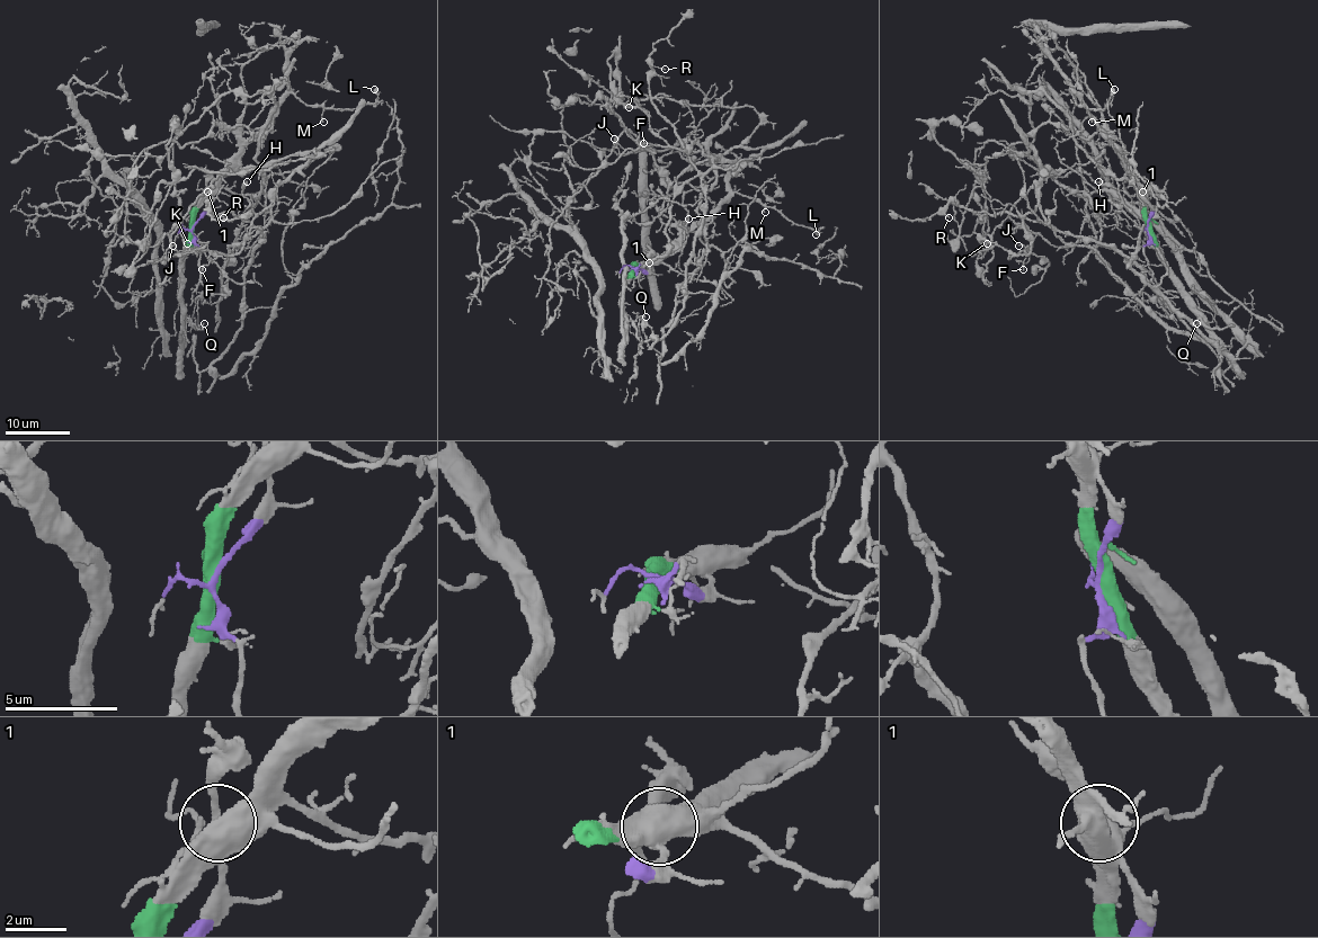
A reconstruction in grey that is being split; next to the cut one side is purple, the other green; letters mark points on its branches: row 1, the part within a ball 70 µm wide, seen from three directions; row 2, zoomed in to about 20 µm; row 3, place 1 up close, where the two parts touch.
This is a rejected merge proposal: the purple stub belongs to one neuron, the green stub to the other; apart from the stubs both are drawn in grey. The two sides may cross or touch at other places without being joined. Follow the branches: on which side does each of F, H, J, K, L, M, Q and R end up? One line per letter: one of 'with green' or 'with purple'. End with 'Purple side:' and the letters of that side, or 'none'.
F: with purple
H: with green
J: with purple
K: with purple
L: with green
M: with green
Q: with green
R: with purple
Purple side: F, J, K, R

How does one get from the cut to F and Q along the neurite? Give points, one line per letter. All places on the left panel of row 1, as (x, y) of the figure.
F: (193, 228), (199, 277), (224, 294), (228, 249), (254, 235), (272, 208), (256, 216), (245, 246), (202, 269)
Q: (193, 228), (185, 253), (181, 311), (199, 329), (204, 322)

